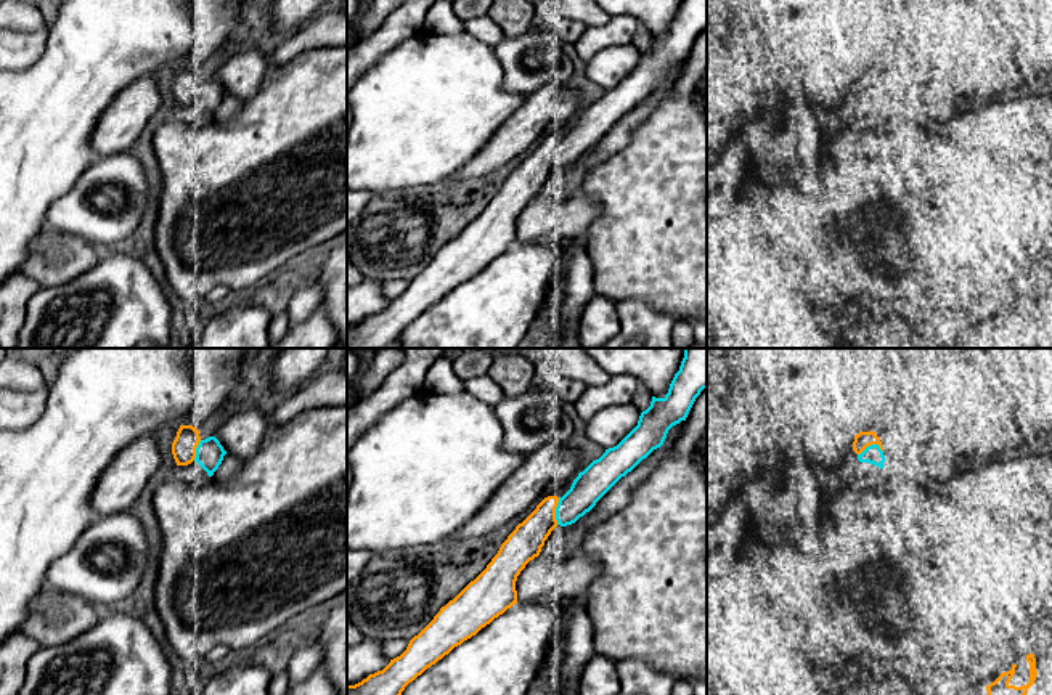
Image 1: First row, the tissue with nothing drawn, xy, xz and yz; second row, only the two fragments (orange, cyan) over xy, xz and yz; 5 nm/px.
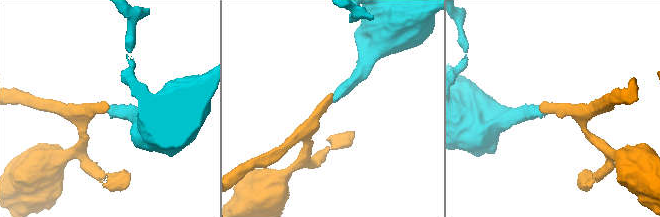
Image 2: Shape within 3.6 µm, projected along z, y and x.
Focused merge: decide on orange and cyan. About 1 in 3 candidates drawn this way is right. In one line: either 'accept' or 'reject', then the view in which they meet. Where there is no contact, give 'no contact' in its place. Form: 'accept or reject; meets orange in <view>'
accept; meets orange in xz

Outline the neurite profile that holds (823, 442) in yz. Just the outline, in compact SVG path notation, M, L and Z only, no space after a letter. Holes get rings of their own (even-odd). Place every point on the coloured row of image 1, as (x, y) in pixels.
M811 417L798 430L800 453L808 465L835 467L853 448L854 429L829 417Z

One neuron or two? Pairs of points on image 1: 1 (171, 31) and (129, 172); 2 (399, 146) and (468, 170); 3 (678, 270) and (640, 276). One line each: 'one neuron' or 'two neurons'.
1: two neurons
2: two neurons
3: one neuron

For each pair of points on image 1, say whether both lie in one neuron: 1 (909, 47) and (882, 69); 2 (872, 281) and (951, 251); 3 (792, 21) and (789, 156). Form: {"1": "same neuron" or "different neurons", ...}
{"1": "same neuron", "2": "same neuron", "3": "different neurons"}

